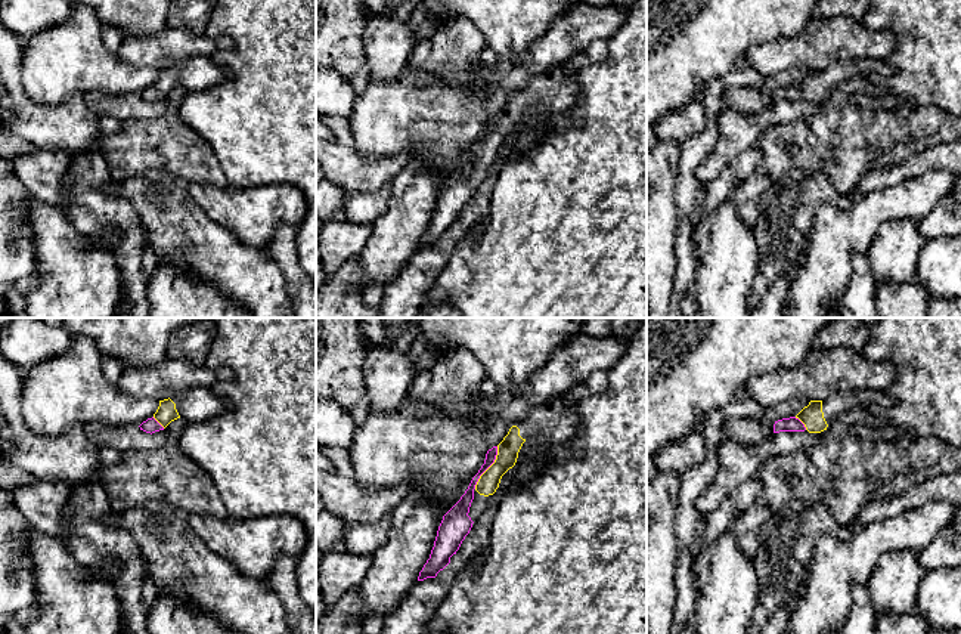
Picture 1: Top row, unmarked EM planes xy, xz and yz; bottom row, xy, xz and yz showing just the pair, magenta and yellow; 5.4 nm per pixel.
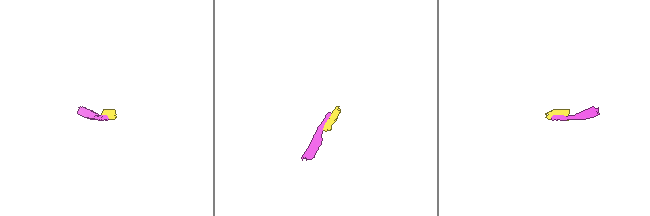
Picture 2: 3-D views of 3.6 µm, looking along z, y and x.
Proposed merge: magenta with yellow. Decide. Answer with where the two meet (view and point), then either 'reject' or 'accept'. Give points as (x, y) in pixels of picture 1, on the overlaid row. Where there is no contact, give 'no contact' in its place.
xz (489, 466) | accept

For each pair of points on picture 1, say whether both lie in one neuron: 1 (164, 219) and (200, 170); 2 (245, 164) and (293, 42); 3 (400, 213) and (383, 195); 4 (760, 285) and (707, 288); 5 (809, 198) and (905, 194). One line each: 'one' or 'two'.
1: two
2: one
3: two
4: two
5: two

